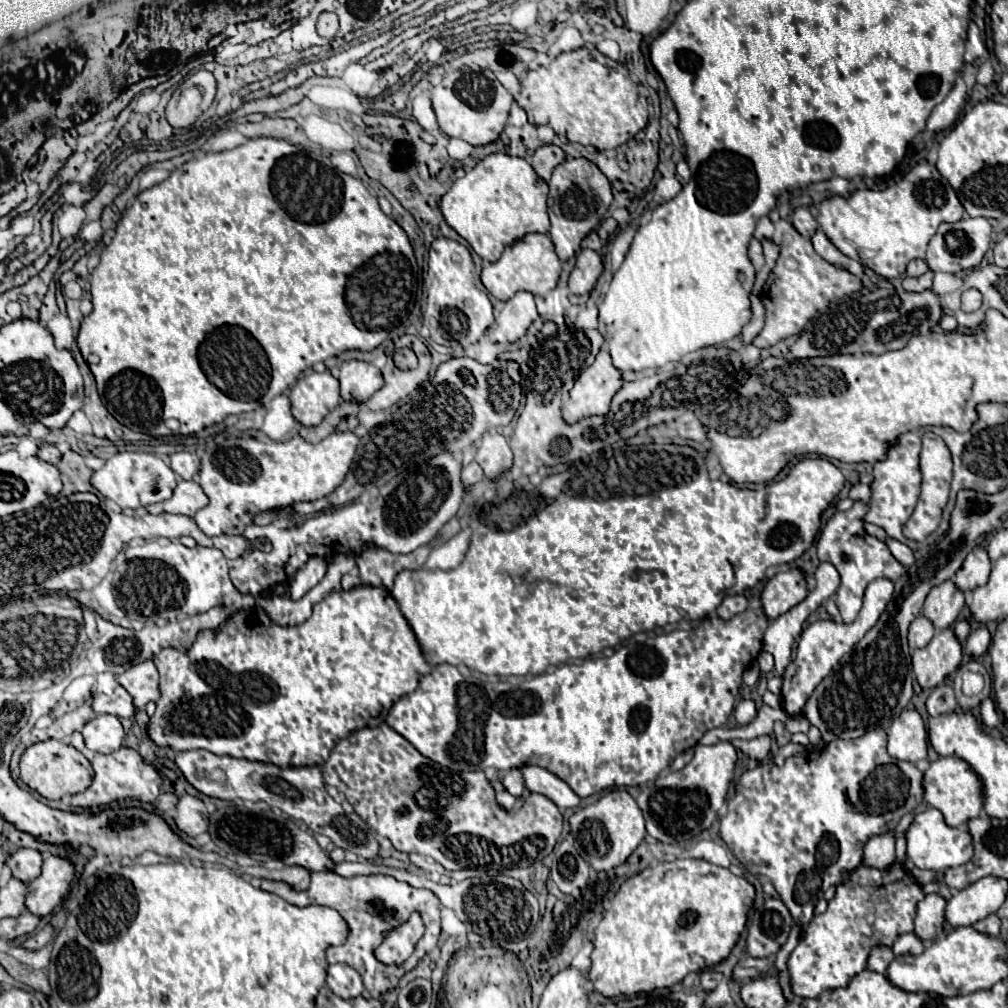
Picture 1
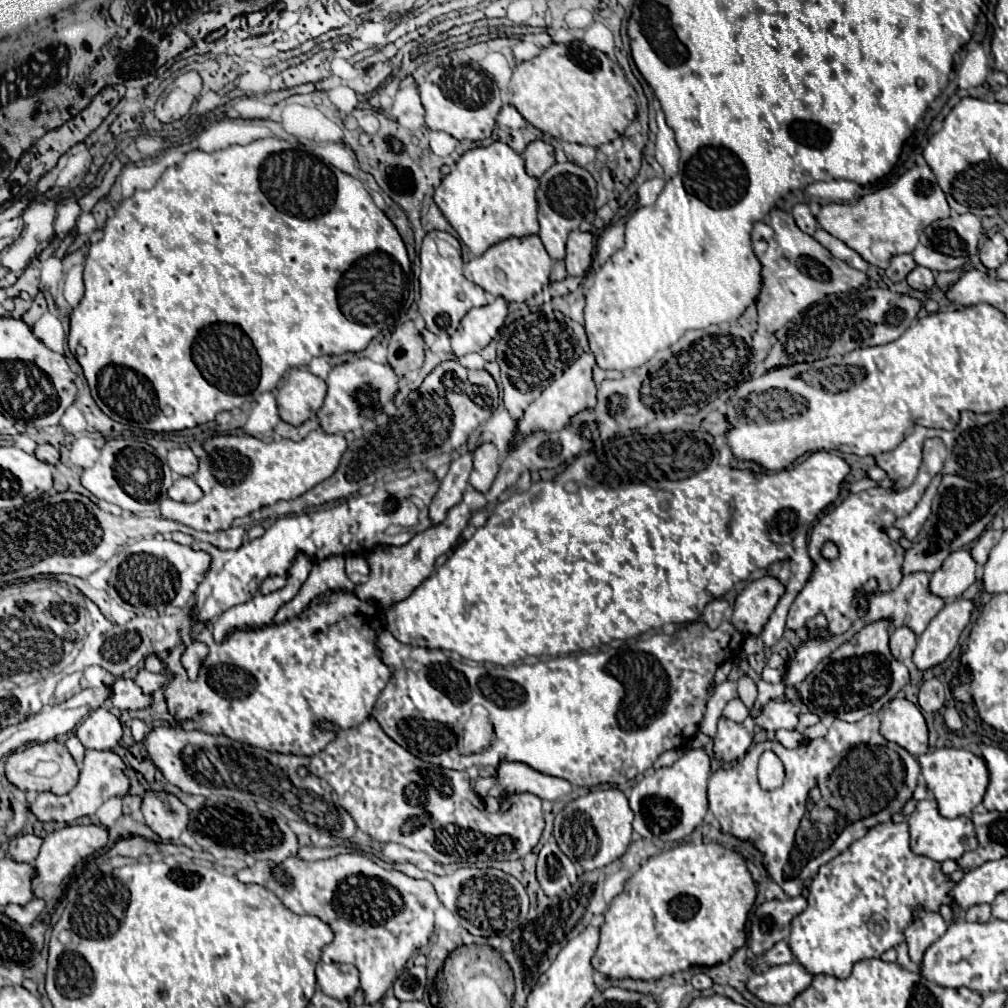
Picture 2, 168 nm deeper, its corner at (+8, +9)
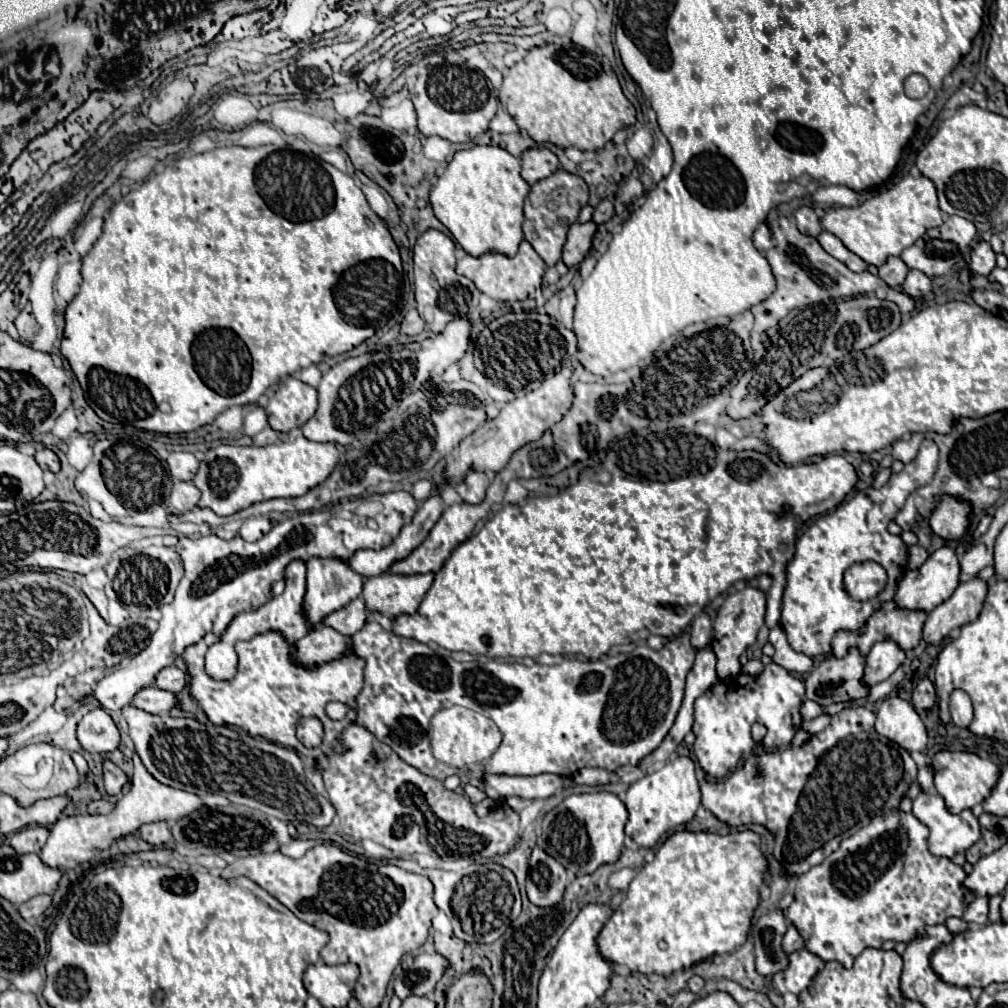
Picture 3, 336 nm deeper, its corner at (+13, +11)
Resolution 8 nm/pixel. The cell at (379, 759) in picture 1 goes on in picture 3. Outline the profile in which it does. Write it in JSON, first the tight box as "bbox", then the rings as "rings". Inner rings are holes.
{"bbox":[316,722,520,860],"rings":[[[356,722],[342,732],[338,750],[332,750],[330,754],[324,754],[322,758],[316,760],[316,770],[324,778],[328,798],[338,812],[344,832],[350,834],[354,840],[370,838],[400,856],[418,852],[418,854],[438,856],[442,860],[448,858],[462,860],[462,858],[476,858],[476,856],[494,858],[494,856],[504,856],[518,846],[520,816],[516,810],[504,804],[498,806],[496,810],[490,810],[490,814],[484,818],[476,816],[472,802],[462,792],[446,790],[442,780],[426,776],[418,768],[406,764],[388,744],[382,744],[372,732],[368,732],[364,726]]]}

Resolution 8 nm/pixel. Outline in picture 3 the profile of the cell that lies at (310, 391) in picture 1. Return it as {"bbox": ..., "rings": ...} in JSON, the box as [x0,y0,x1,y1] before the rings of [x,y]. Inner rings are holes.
{"bbox":[266,376,318,432],"rings":[[[286,376],[280,384],[278,390],[274,392],[274,396],[270,398],[268,406],[266,406],[266,414],[268,414],[268,422],[274,430],[278,432],[290,432],[292,428],[300,428],[308,418],[314,416],[318,406],[318,392],[316,388],[304,384],[302,380],[294,378],[294,376]]]}

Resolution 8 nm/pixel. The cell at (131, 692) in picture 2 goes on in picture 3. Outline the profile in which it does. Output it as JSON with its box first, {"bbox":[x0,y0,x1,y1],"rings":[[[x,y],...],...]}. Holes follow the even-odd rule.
{"bbox":[132,686,178,714],"rings":[[[150,686],[150,688],[140,688],[140,690],[134,694],[134,700],[132,700],[132,706],[142,708],[144,712],[150,712],[150,714],[166,714],[166,712],[170,712],[176,704],[178,704],[178,700],[176,700],[176,696],[174,696],[172,692],[158,690],[158,688],[154,688],[154,686]]]}

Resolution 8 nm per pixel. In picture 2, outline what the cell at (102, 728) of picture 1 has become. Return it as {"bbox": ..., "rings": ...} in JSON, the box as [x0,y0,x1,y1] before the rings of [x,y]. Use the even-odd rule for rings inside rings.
{"bbox":[75,708,123,750],"rings":[[[99,708],[89,714],[75,734],[87,750],[113,750],[121,742],[123,728],[115,714],[107,708]]]}

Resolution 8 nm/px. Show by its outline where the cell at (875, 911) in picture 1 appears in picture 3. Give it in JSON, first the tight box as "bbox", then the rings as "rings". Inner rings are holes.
{"bbox":[786,810,966,968],"rings":[[[888,810],[884,816],[876,816],[866,828],[846,838],[822,864],[810,868],[810,872],[794,882],[794,902],[786,918],[798,928],[806,950],[814,952],[822,962],[836,960],[844,968],[852,968],[854,958],[868,946],[880,948],[886,940],[908,944],[924,934],[926,924],[944,924],[950,916],[962,916],[966,892],[962,888],[964,870],[948,858],[932,856],[926,848],[926,828],[918,830],[920,824],[916,822],[904,828],[904,816],[900,810]]]}

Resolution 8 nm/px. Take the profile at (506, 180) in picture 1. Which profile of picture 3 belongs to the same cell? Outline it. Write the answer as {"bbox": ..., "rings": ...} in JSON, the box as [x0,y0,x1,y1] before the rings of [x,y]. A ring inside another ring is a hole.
{"bbox":[430,146,530,256],"rings":[[[474,146],[454,154],[430,190],[430,204],[436,218],[470,256],[482,256],[486,252],[514,256],[524,238],[522,206],[528,192],[530,184],[520,176],[520,158],[500,146]]]}

